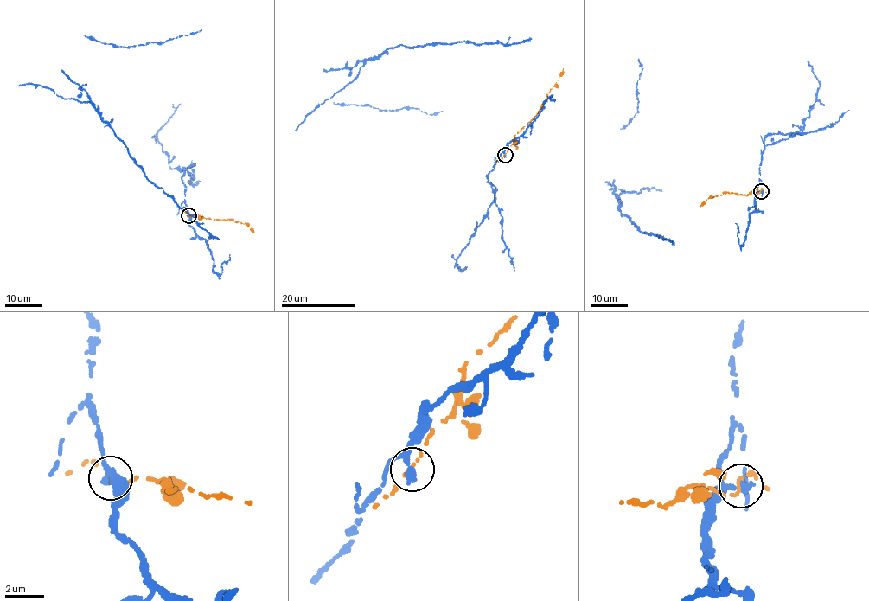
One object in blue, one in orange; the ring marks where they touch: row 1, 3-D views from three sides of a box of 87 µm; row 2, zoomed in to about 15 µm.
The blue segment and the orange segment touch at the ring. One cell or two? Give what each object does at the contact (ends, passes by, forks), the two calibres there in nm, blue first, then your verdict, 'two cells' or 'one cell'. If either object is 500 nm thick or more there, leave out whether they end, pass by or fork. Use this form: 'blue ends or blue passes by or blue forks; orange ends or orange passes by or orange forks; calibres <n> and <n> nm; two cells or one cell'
blue passes by; orange ends; calibres 300 and 220 nm; two cells

